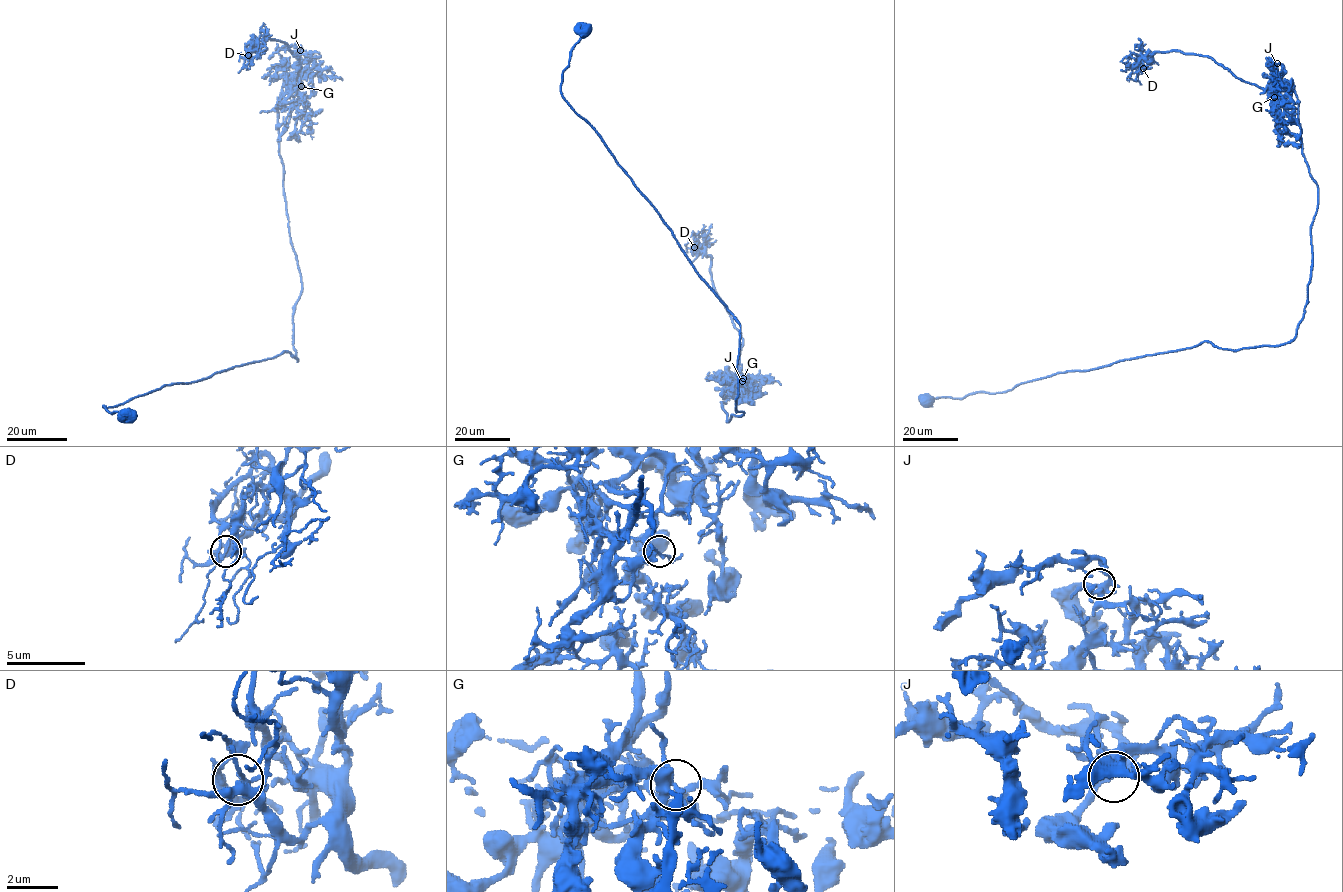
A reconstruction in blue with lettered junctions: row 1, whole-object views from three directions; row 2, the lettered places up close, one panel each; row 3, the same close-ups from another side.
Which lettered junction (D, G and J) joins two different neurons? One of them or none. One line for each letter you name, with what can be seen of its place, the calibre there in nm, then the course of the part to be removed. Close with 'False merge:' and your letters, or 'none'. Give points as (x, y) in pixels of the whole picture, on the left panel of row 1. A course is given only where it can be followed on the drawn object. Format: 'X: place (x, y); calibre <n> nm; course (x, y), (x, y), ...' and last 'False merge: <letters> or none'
G: place (301, 86); calibre 340 nm; course (300, 86), (294, 84), (301, 66), (298, 57), (285, 42), (268, 36), (246, 57), (238, 73)
False merge: G

